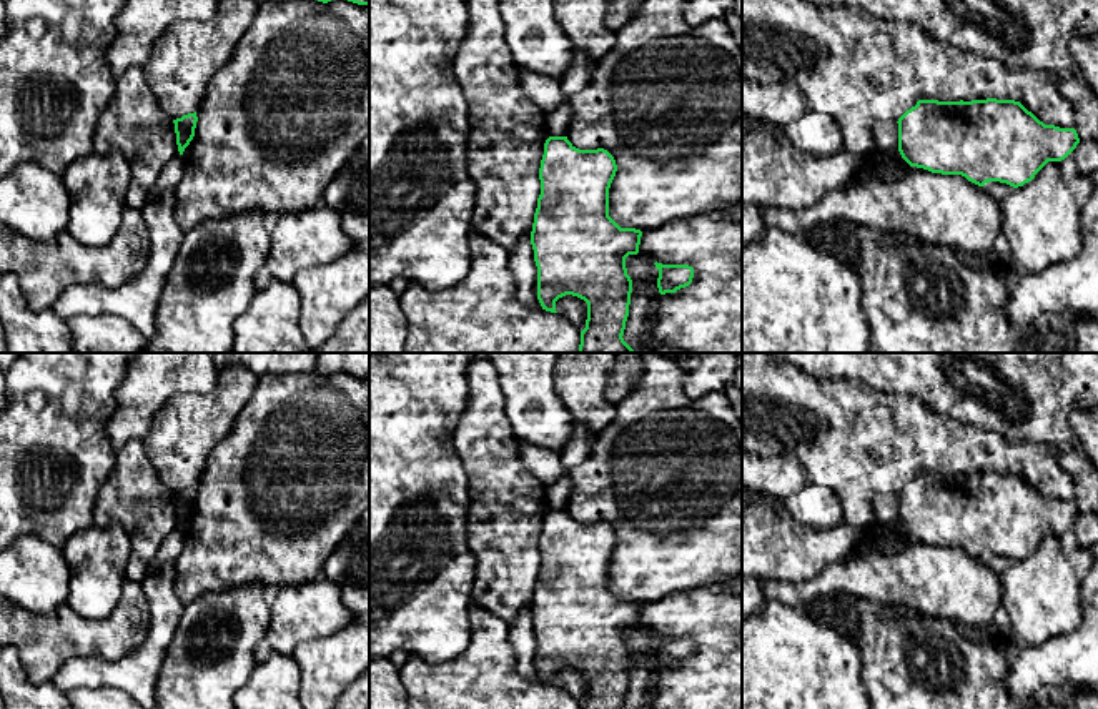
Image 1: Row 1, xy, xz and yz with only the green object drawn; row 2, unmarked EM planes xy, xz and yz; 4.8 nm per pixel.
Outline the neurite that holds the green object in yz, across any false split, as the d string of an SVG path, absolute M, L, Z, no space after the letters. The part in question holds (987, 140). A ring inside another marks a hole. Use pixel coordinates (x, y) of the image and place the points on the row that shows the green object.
M918 100L897 123L898 151L910 166L942 175L962 175L978 186L988 181L1023 186L1048 161L1065 160L1080 143L1075 128L1045 125L1015 100Z

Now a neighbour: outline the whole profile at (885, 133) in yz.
M877 121L872 126L873 140L880 151L898 150L898 123L897 121Z

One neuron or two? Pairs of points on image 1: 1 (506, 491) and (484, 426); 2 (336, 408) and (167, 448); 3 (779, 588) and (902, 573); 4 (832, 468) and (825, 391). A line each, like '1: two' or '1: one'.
1: one
2: two
3: one
4: one

